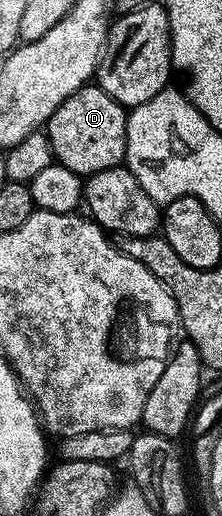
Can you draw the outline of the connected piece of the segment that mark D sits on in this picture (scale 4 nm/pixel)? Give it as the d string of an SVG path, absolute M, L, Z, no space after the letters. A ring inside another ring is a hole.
M95 83L83 85L54 115L50 118L46 126L48 137L52 141L52 155L59 164L65 165L70 171L81 175L91 175L98 171L106 171L110 167L121 164L124 160L126 151L126 123L128 113L125 106L119 105L106 91L102 91L100 86Z

